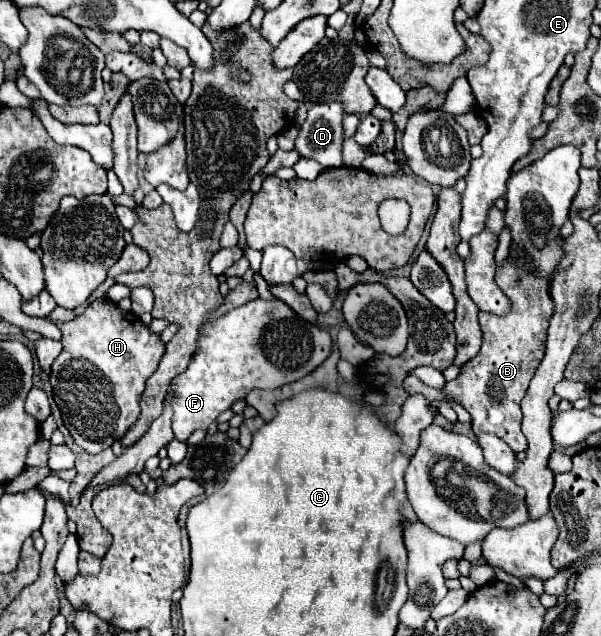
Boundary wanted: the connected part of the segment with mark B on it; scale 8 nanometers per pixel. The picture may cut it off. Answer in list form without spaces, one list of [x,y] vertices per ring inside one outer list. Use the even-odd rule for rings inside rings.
[[[509,252],[509,258],[497,270],[495,276],[497,286],[511,300],[511,312],[507,316],[479,312],[479,326],[483,330],[481,352],[473,360],[463,364],[461,376],[451,382],[445,382],[443,390],[427,386],[413,374],[405,378],[405,390],[409,394],[425,394],[429,402],[439,402],[445,400],[445,396],[449,396],[453,402],[459,402],[471,414],[475,434],[495,434],[501,440],[505,440],[515,452],[525,452],[527,440],[521,432],[521,400],[543,356],[549,316],[553,314],[553,300],[549,296],[547,280],[541,280],[531,272],[521,272],[521,268],[517,268],[517,264],[511,262],[513,252]]]

